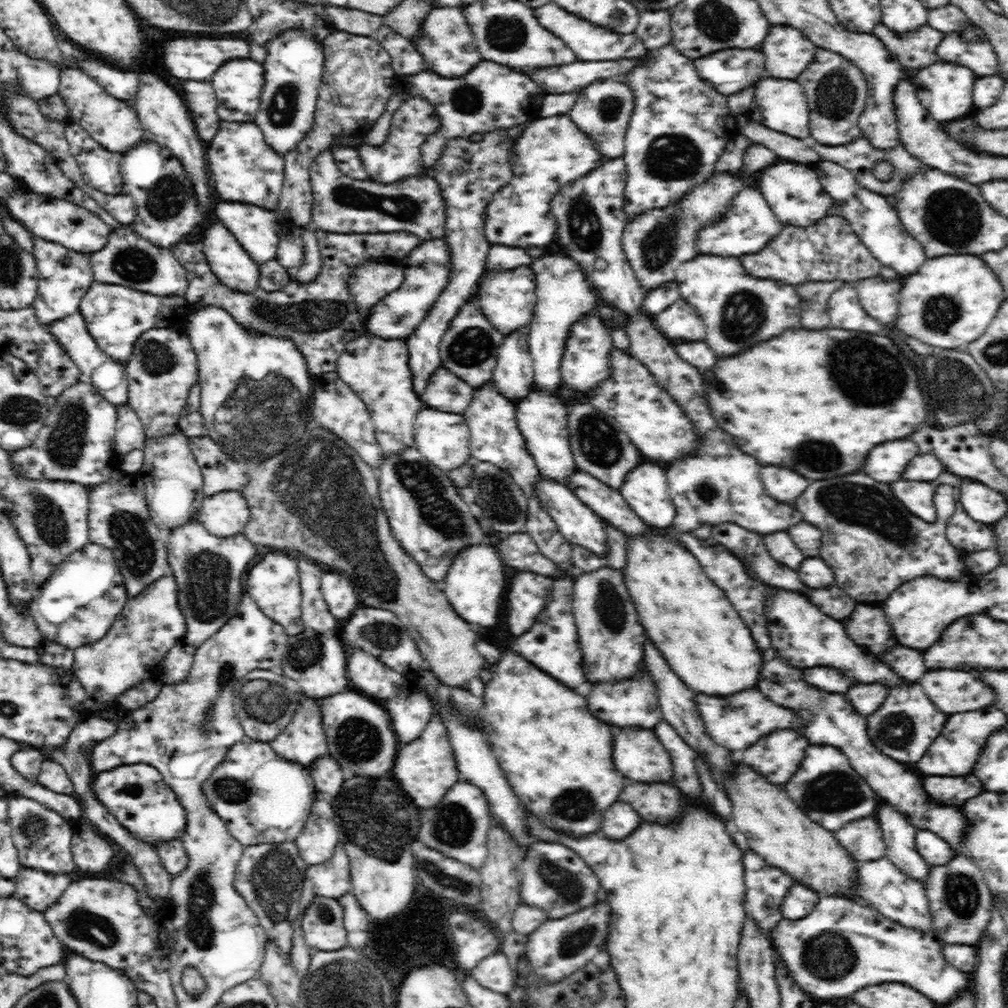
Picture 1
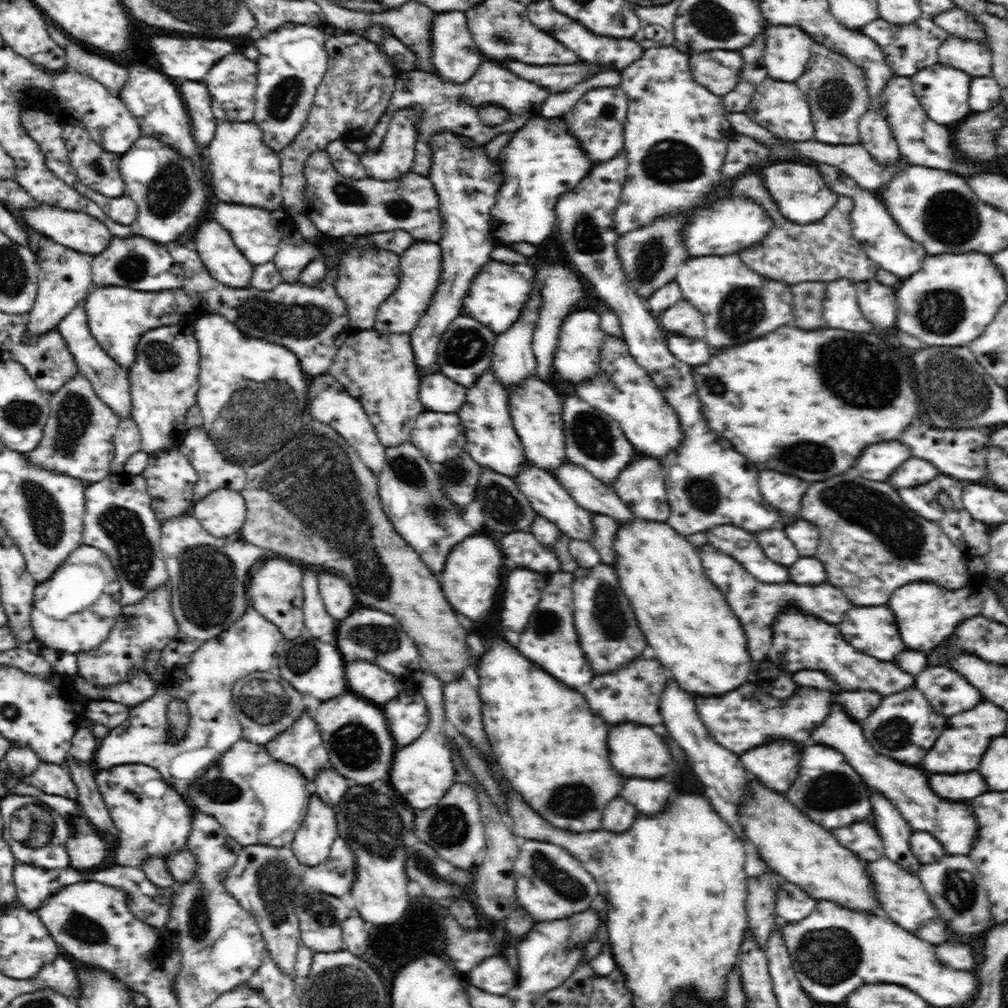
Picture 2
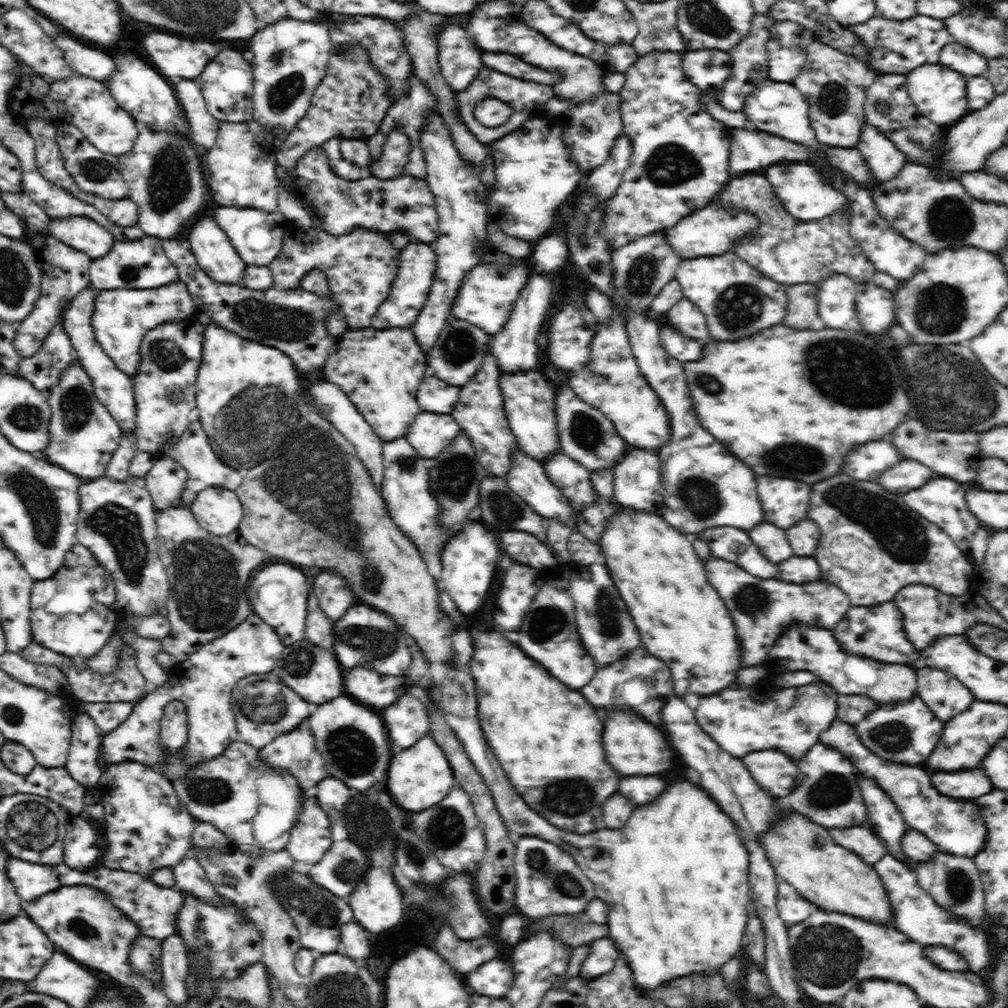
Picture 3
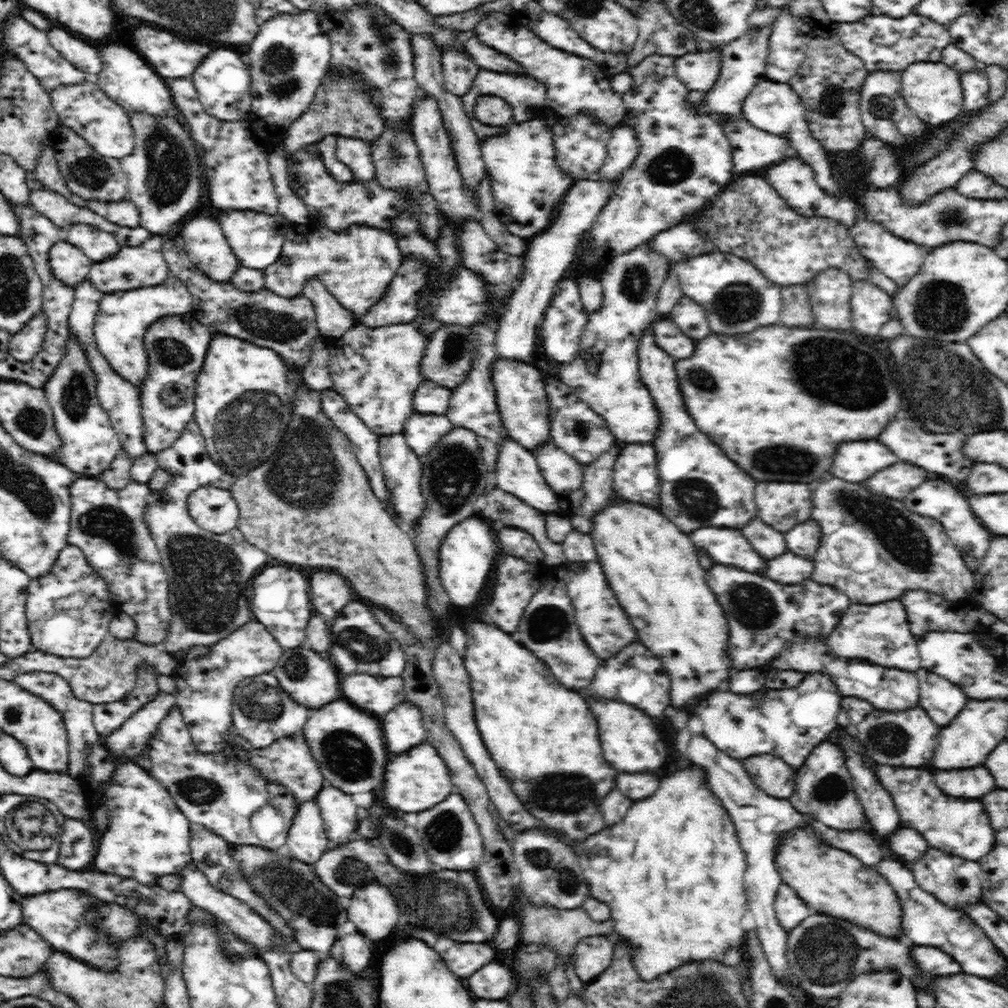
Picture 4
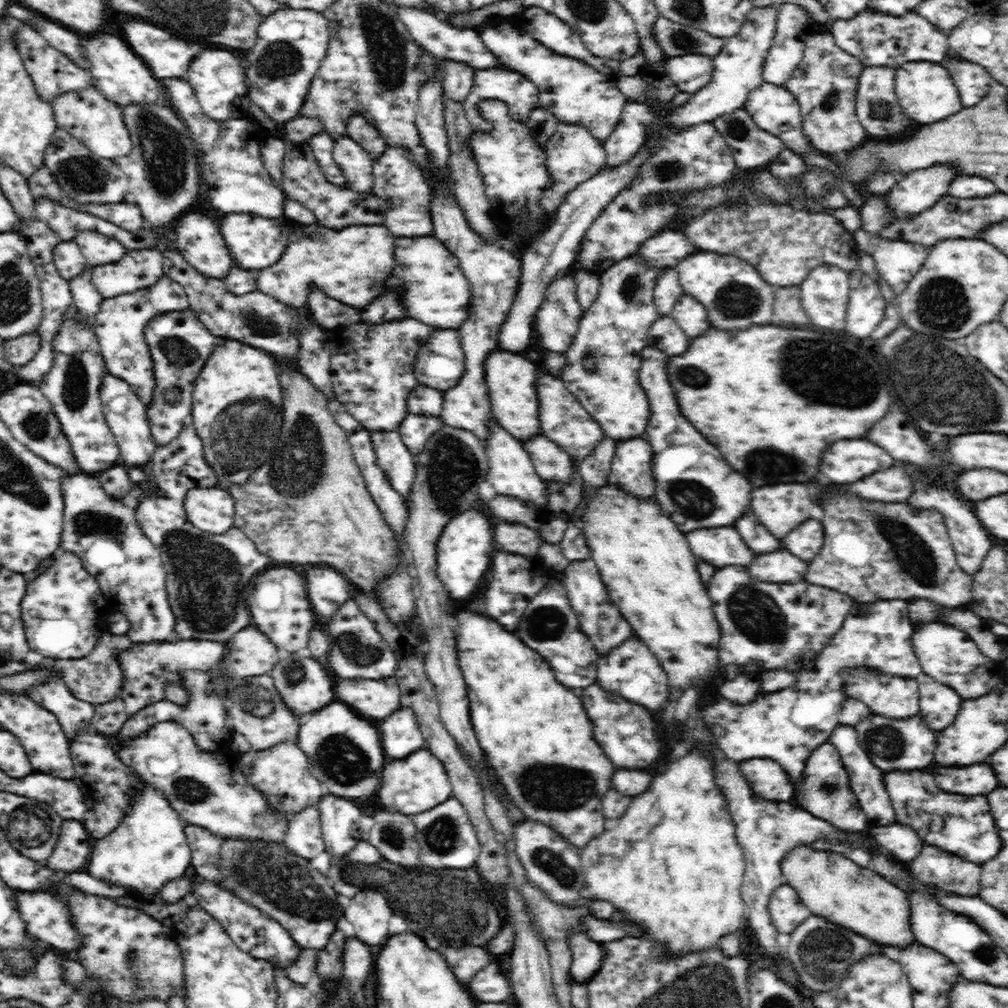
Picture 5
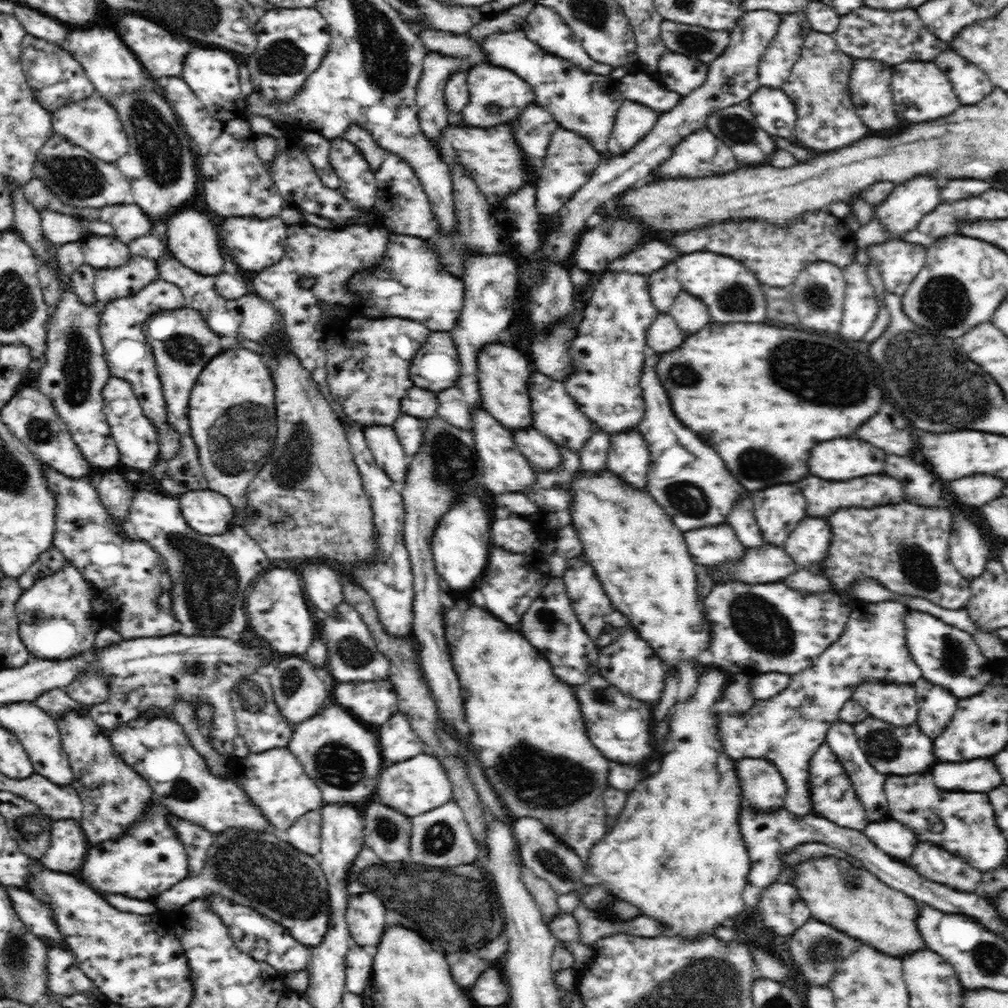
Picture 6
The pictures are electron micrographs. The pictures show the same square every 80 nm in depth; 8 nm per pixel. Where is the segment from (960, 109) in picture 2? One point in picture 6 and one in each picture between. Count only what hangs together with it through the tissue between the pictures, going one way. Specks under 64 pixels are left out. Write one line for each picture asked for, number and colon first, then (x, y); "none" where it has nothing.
3: (939, 92)
4: (933, 90)
5: (927, 90)
6: (922, 91)

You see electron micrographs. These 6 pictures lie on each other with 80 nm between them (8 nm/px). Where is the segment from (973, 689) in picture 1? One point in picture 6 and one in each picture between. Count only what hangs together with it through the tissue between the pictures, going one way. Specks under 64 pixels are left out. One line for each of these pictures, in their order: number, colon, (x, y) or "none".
2: (948, 692)
3: (945, 696)
4: (941, 699)
5: (938, 704)
6: (936, 705)

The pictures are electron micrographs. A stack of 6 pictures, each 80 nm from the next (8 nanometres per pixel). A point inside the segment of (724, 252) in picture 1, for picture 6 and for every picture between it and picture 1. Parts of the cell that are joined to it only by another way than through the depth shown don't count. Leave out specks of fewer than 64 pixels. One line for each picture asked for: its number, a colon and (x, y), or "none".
2: (729, 226)
3: (712, 230)
4: (682, 241)
5: (667, 249)
6: (655, 254)

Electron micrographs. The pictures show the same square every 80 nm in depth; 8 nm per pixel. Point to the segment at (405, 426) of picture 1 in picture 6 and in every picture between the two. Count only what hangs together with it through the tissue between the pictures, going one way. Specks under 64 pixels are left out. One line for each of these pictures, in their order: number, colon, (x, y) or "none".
2: (378, 370)
3: (380, 371)
4: (377, 370)
5: (372, 369)
6: (368, 361)

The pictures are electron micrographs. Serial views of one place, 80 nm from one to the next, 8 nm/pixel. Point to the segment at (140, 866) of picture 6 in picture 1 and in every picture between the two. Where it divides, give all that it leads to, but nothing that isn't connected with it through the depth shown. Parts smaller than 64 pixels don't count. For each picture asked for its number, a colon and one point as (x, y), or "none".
1: (137, 795)
2: (151, 817)
3: (146, 826)
4: (148, 836)
5: (148, 847)

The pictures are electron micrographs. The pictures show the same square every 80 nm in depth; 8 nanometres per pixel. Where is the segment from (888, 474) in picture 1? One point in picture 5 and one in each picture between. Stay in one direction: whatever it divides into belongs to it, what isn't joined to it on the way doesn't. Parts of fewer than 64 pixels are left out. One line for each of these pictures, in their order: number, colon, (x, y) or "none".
2: (882, 459)
3: (875, 457)
4: (857, 461)
5: (849, 461)

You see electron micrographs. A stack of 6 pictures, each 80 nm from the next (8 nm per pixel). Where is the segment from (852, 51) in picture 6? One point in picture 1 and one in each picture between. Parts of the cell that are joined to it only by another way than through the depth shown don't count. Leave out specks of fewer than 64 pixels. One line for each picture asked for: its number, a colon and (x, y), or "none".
1: (917, 50)
2: (909, 48)
3: (898, 47)
4: (883, 43)
5: (878, 39)

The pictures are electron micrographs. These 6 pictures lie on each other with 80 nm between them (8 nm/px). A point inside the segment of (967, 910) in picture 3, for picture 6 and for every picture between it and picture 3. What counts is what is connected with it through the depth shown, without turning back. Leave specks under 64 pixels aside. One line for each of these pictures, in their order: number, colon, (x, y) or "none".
4: (955, 882)
5: (934, 866)
6: (929, 861)

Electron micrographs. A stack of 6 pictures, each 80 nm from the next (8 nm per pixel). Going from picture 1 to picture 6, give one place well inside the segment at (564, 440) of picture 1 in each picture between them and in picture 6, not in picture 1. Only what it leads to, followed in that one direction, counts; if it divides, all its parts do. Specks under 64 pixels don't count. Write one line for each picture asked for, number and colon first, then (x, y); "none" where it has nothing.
2: (535, 408)
3: (530, 401)
4: (522, 401)
5: (512, 379)
6: (503, 373)

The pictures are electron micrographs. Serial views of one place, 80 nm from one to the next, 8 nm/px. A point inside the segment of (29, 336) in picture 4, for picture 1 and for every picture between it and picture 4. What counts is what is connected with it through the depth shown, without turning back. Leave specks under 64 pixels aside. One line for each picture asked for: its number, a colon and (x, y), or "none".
1: (65, 276)
2: (65, 279)
3: (65, 270)

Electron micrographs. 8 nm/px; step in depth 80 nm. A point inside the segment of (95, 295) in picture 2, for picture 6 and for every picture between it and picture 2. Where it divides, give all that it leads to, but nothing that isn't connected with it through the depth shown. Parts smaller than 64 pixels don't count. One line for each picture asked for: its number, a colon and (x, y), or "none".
3: (120, 319)
4: (123, 318)
5: (119, 327)
6: (128, 355)

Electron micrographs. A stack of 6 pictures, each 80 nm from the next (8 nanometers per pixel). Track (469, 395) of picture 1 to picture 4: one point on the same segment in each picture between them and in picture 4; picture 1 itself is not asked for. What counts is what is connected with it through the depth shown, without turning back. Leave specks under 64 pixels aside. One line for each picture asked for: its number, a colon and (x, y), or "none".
2: (438, 393)
3: (435, 395)
4: (429, 398)

